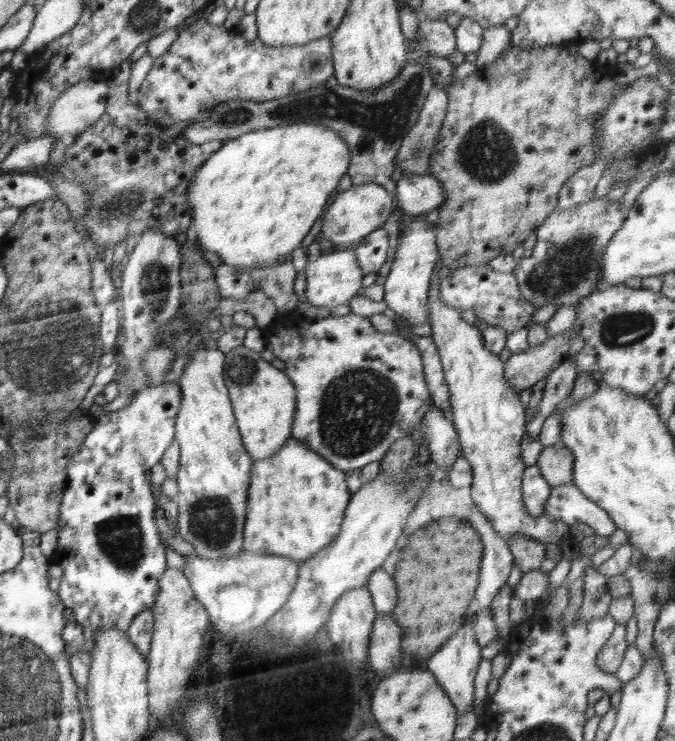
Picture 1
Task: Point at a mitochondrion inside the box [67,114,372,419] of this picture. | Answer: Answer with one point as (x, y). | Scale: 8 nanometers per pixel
(121, 206)

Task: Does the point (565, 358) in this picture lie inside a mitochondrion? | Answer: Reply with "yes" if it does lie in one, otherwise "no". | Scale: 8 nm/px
no

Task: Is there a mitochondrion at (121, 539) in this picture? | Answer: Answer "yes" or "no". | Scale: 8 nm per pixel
yes

